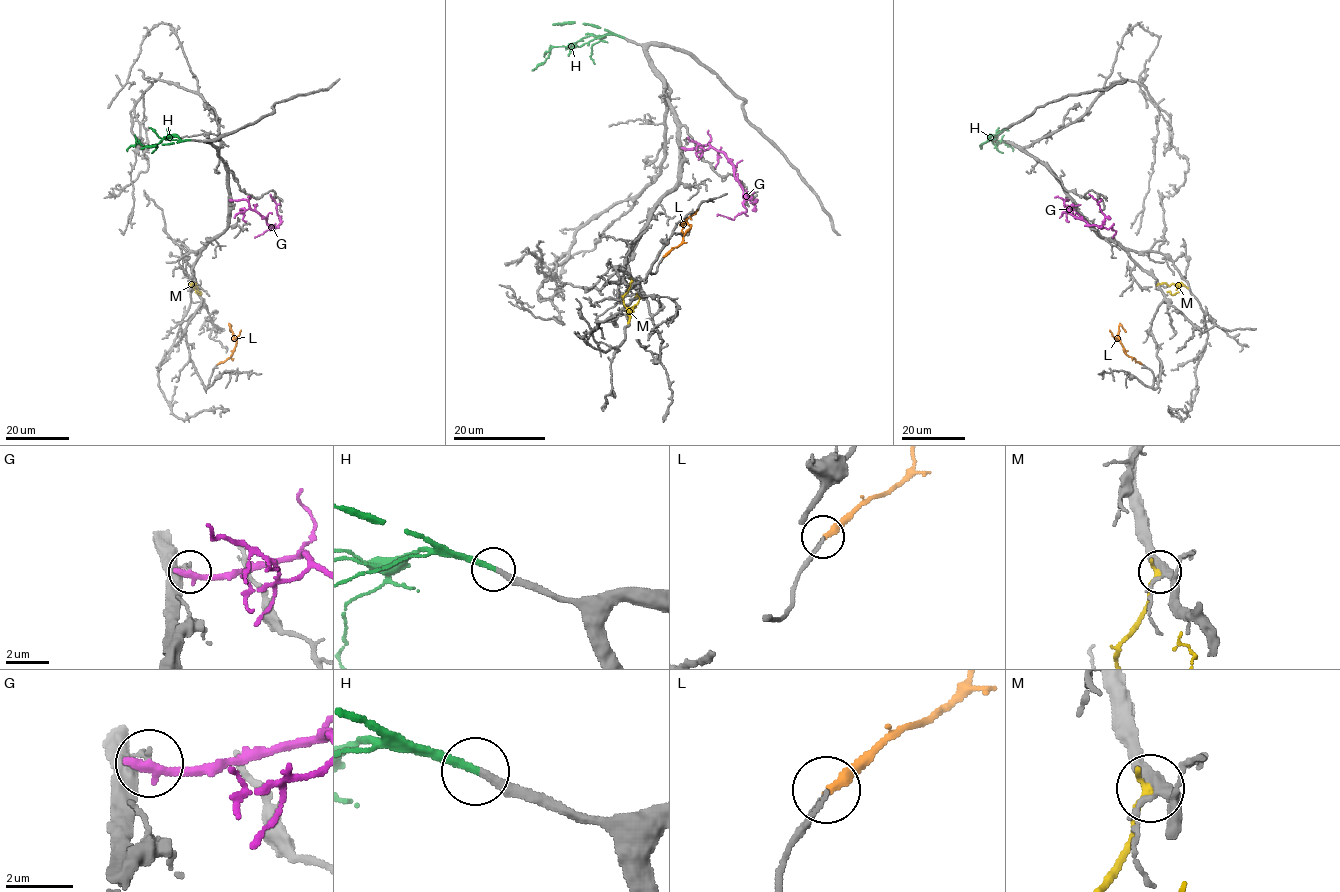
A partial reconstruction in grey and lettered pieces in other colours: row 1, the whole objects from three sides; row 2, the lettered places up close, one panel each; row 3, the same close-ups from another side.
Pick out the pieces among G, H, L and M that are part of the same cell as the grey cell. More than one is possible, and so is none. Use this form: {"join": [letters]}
{"join": ["H", "L"]}

